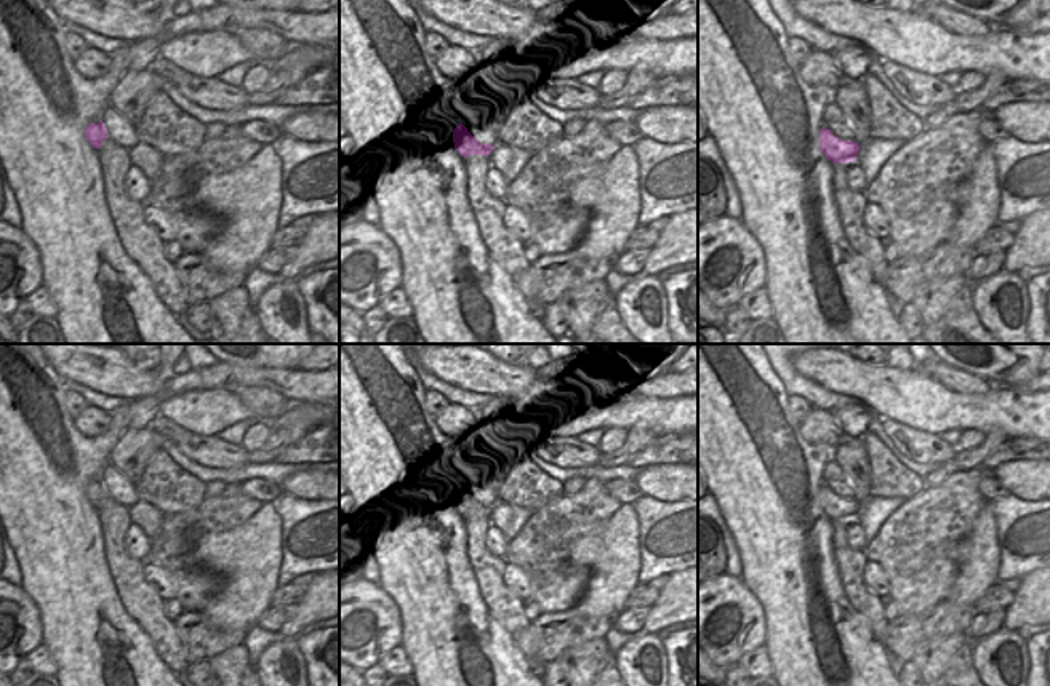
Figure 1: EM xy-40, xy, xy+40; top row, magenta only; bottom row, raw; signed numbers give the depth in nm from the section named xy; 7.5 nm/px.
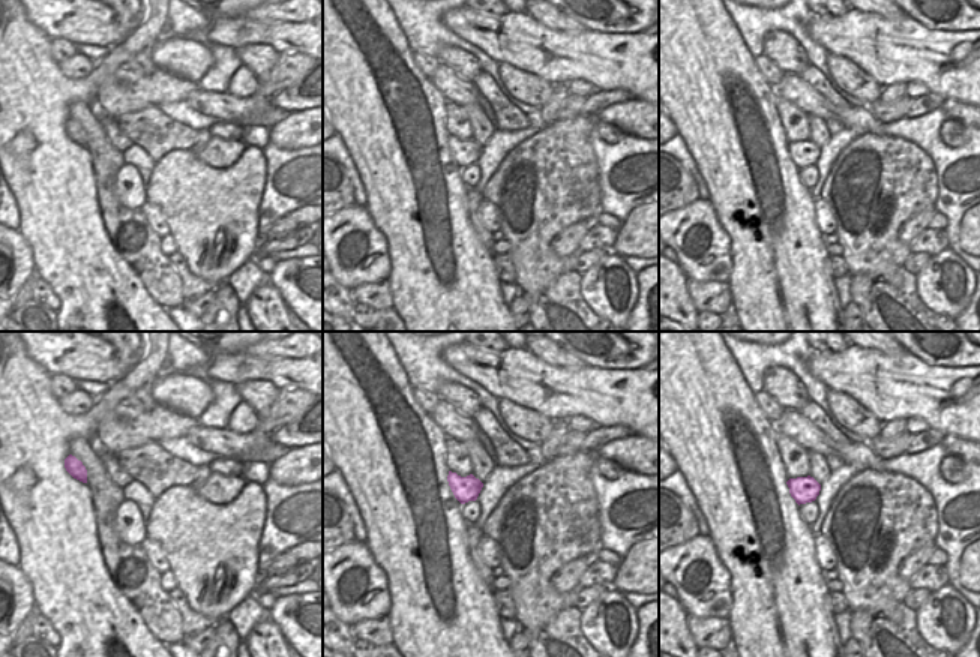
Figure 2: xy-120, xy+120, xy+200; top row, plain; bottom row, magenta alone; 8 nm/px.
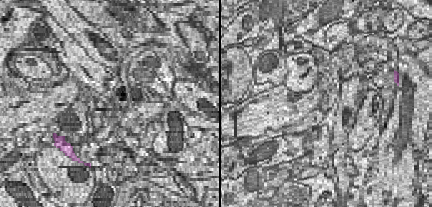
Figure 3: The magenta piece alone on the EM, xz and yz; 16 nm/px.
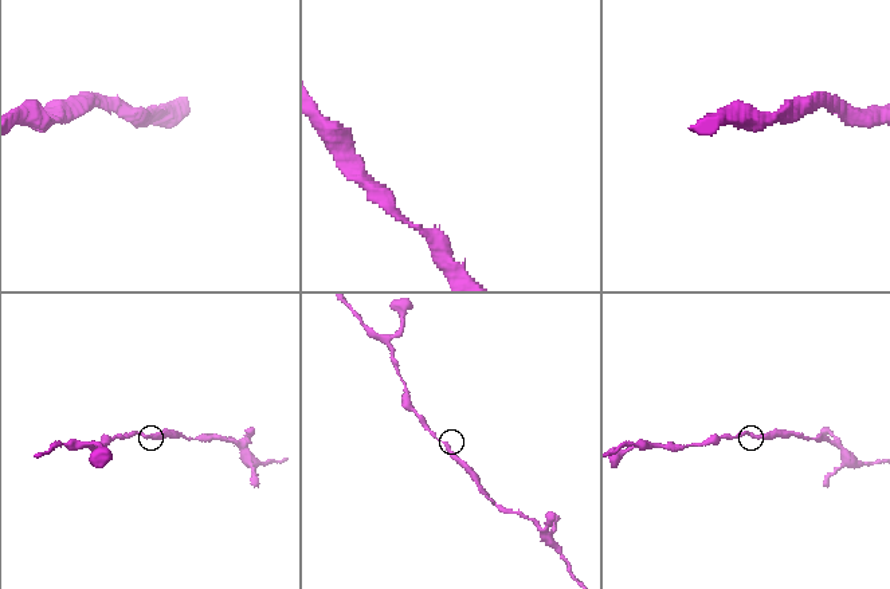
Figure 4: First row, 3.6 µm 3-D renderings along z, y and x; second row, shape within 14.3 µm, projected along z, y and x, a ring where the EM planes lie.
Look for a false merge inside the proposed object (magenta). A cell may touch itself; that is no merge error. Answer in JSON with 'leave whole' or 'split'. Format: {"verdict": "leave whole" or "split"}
{"verdict": "leave whole"}

